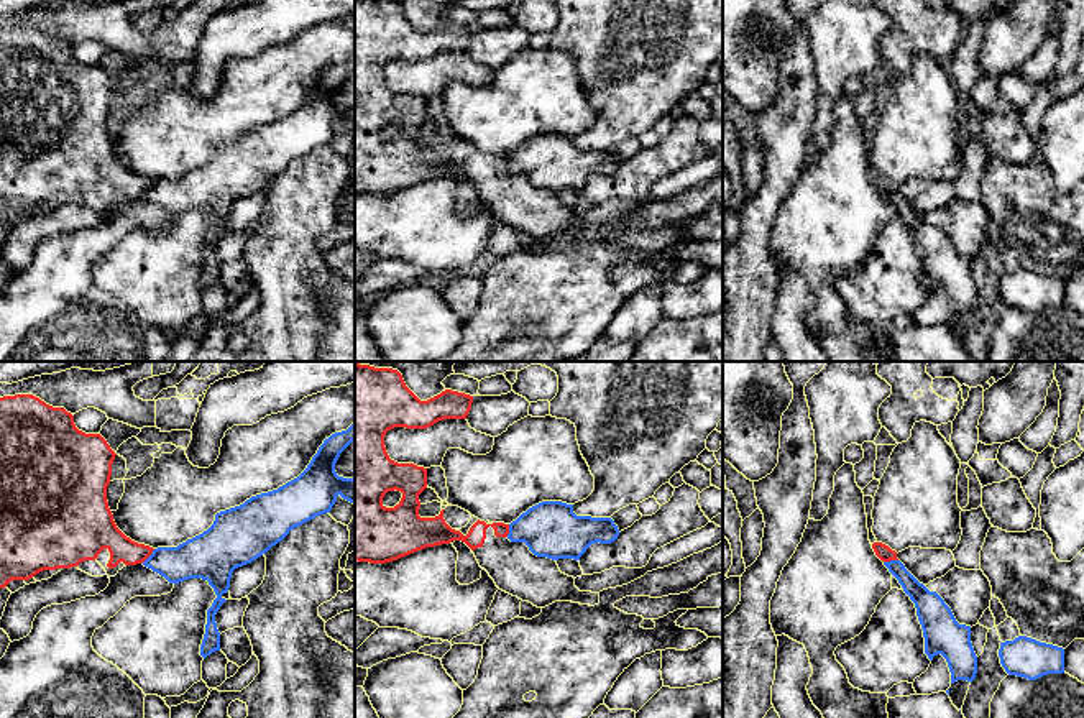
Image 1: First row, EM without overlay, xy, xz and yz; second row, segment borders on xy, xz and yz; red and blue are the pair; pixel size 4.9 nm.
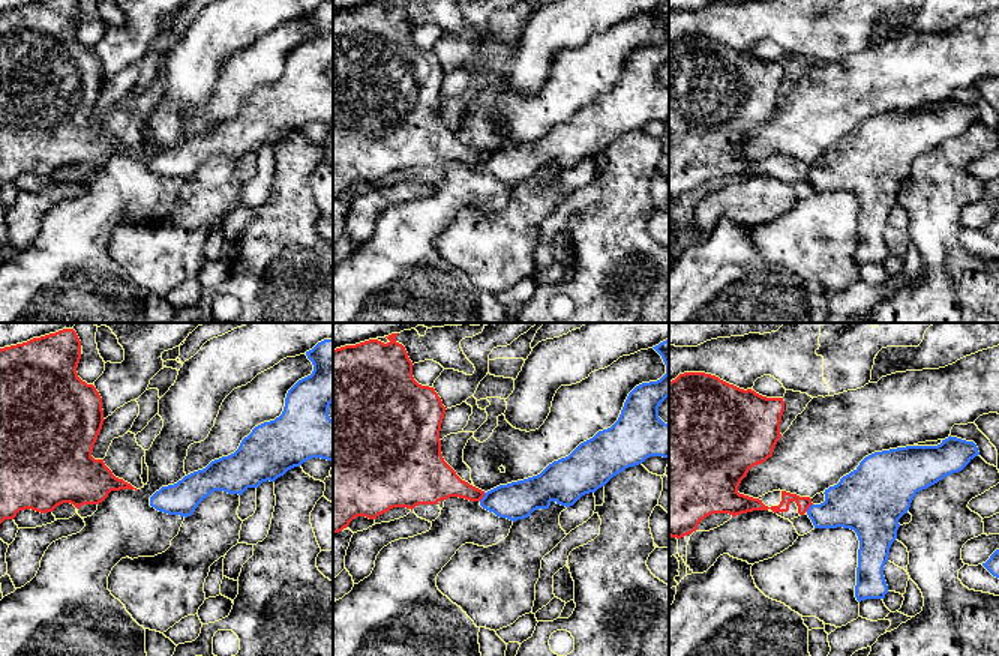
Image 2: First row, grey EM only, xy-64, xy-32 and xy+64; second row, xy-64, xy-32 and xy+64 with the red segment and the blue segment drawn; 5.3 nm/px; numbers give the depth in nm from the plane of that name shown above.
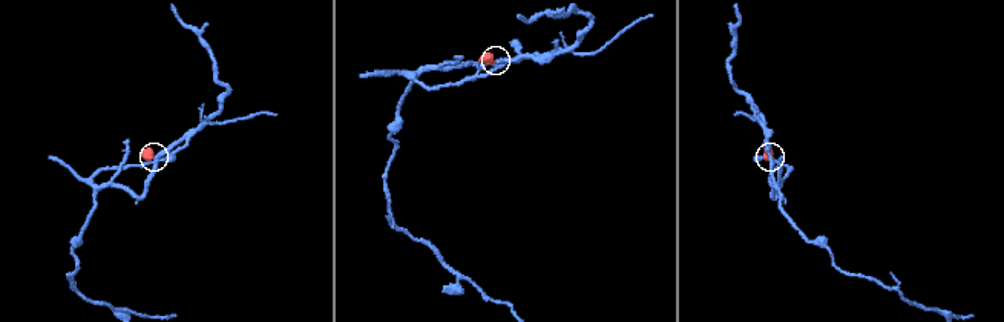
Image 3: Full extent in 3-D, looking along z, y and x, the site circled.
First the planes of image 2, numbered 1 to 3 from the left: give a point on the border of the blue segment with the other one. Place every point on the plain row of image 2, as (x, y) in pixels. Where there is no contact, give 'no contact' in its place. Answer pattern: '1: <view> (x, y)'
1: no contact
2: xy-32 (482, 161)
3: xy+64 (809, 170)

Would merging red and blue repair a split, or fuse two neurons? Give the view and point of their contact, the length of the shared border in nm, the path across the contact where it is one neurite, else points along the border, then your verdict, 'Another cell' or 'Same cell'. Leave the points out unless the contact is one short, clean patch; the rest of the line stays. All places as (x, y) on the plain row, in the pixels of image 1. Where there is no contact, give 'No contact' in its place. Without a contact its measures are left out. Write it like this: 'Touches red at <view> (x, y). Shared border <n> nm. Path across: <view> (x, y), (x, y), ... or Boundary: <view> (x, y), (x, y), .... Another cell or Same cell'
Touches red at xy (148, 188). Shared border 100 nm. Boundary: xy (155, 181), (142, 194). Another cell

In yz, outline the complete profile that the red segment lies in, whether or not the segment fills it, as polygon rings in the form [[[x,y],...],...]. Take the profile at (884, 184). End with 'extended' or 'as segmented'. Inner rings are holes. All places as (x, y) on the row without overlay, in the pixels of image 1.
[[[874,174],[872,181],[882,194],[900,192],[923,217],[944,209],[956,199],[953,184],[946,181],[908,179],[897,186],[882,174]]] | extended

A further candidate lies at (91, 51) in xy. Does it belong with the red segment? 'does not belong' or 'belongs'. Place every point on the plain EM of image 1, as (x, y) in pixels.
does not belong

